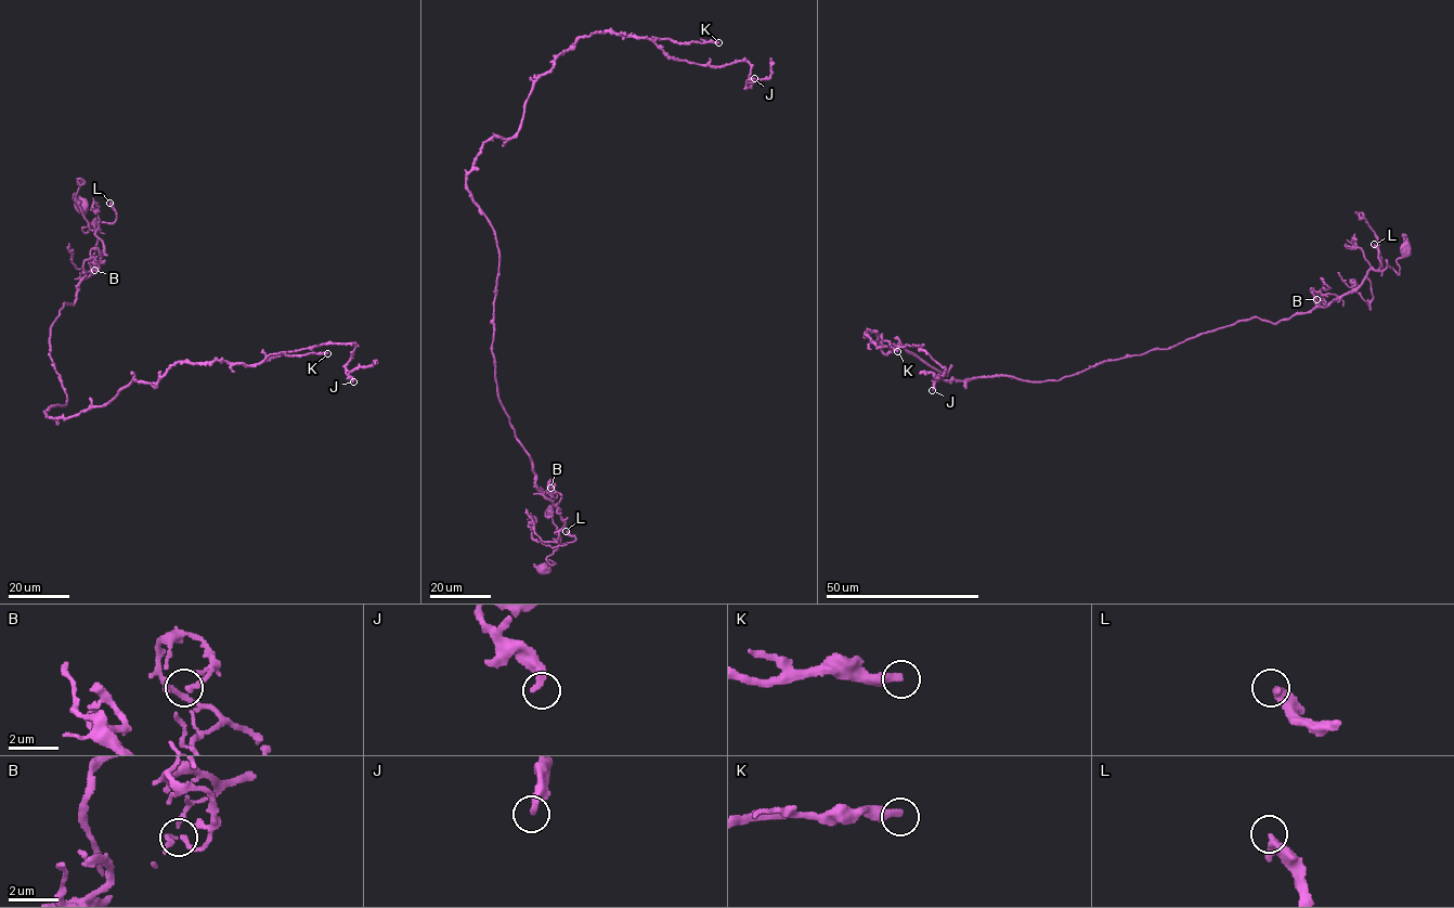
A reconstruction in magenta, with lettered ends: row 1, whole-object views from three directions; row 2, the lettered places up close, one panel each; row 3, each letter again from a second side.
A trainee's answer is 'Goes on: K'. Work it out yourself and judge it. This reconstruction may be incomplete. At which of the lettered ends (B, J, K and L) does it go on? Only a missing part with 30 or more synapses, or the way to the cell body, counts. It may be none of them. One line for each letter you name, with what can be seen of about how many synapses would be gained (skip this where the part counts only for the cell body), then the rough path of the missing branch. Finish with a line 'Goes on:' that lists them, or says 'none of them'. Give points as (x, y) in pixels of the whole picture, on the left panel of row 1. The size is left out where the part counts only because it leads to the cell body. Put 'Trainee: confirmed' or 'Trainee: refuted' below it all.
K: Roughly 110 synapses. Course of what is missing: (327, 353), (379, 353), (388, 361), (391, 376), (399, 383), (396, 385), (390, 378)
Goes on: K
Trainee: confirmed

